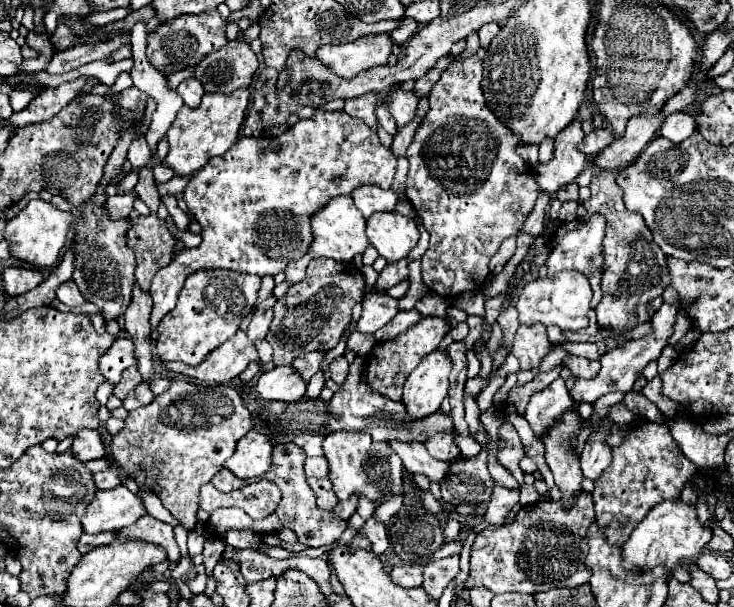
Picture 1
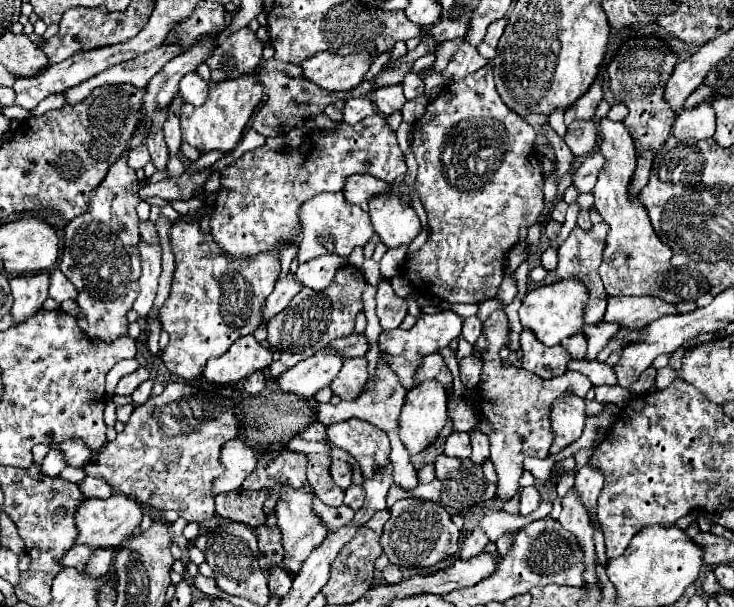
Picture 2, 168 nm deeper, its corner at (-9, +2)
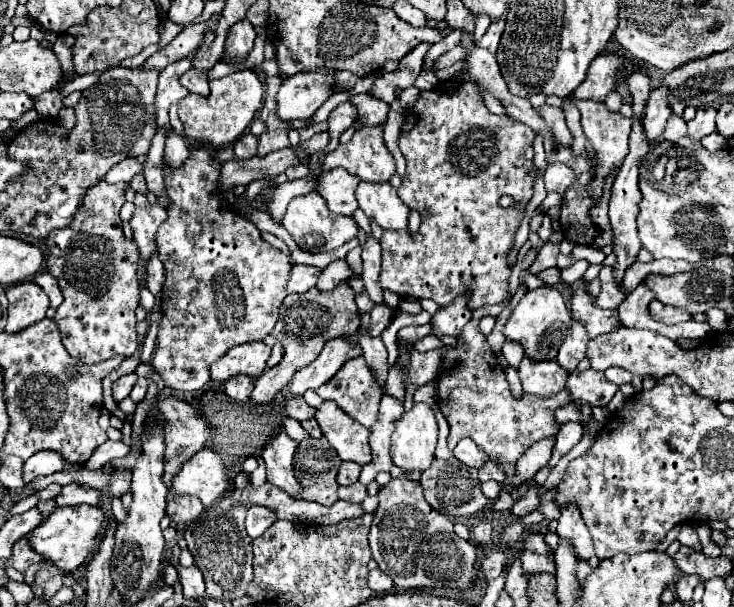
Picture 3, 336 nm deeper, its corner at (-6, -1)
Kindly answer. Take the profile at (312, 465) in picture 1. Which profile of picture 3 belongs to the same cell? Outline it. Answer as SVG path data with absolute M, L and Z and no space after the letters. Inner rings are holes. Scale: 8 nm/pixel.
M342 461L340 469L338 469L338 485L352 485L358 481L362 467L358 463L350 463L350 461Z

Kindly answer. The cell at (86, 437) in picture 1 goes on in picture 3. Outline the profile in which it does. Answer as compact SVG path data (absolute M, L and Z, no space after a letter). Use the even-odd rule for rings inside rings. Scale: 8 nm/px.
M38 451L24 463L24 483L30 483L38 475L52 475L66 467L66 459L54 451Z

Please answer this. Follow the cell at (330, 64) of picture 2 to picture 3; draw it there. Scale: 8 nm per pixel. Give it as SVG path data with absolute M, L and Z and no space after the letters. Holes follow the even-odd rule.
M300 71L282 81L276 113L284 121L310 119L316 109L332 95L336 71Z

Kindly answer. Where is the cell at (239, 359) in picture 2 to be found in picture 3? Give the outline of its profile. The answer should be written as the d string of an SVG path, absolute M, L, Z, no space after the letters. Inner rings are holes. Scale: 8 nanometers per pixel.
M262 341L258 343L242 343L242 347L232 347L214 367L210 367L212 381L228 381L236 375L258 377L266 369L266 361L270 357L270 347Z

